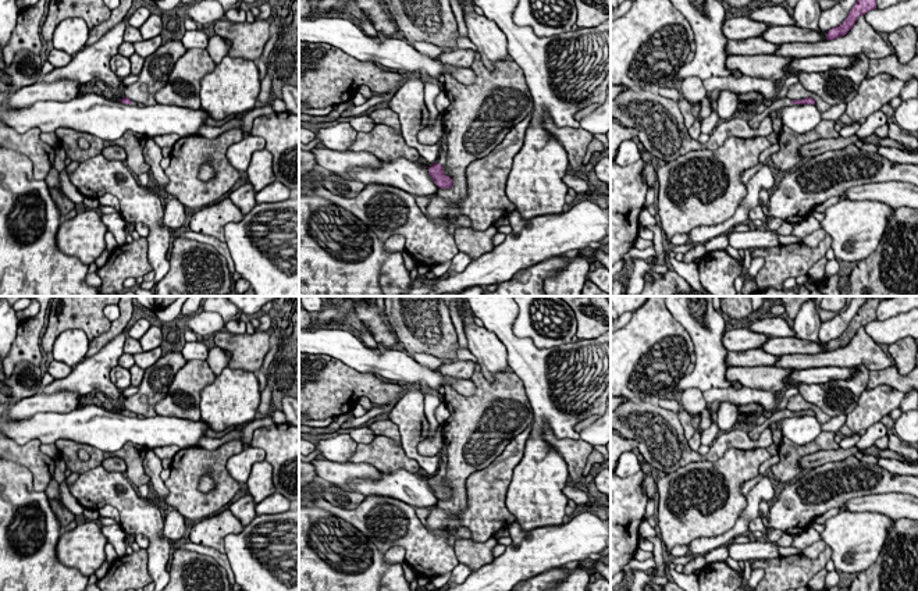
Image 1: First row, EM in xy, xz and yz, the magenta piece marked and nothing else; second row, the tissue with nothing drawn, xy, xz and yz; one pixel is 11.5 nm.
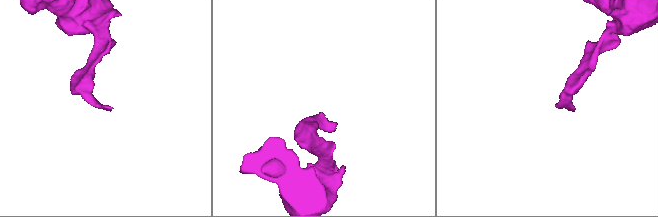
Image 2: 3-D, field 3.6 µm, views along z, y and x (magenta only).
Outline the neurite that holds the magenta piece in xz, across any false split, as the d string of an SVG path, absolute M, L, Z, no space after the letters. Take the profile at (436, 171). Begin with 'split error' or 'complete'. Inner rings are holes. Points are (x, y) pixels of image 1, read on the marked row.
split error; M441 149L438 160L431 167L428 167L428 175L433 178L434 184L441 189L452 186L452 179L446 177L442 171L446 164L446 153L448 152L444 152Z

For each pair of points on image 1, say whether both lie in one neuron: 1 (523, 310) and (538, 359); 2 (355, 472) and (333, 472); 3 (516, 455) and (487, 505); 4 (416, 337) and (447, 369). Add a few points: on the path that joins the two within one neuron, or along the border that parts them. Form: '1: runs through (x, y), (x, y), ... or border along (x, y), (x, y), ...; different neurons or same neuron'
1: border along (511, 326), (538, 348), (568, 344); different neurons
2: runs through (349, 472), (338, 472); same neuron
3: runs through (504, 467), (487, 488), (487, 492); same neuron
4: border along (456, 360), (444, 365); different neurons

